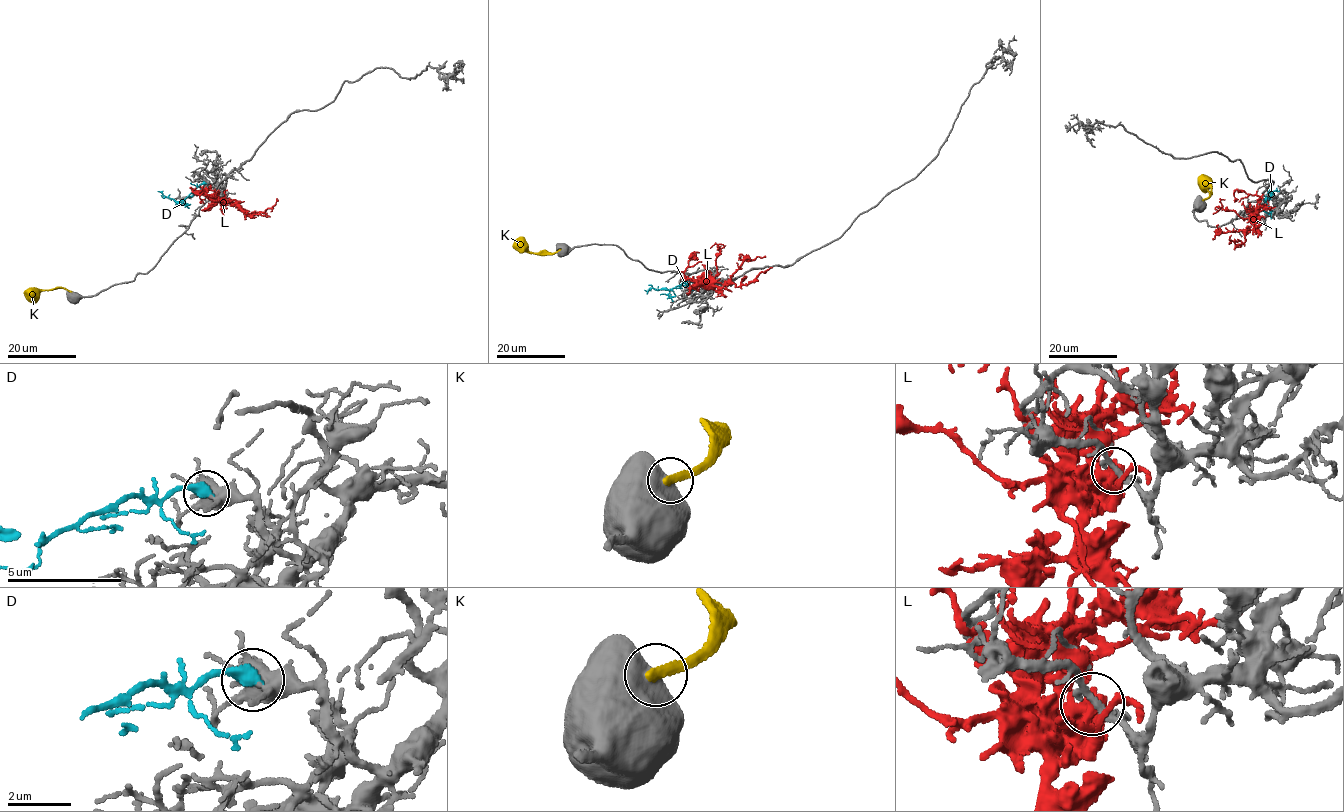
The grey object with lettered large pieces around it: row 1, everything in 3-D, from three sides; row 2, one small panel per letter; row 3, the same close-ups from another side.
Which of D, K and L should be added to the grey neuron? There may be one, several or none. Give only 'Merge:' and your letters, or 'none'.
Merge: D

